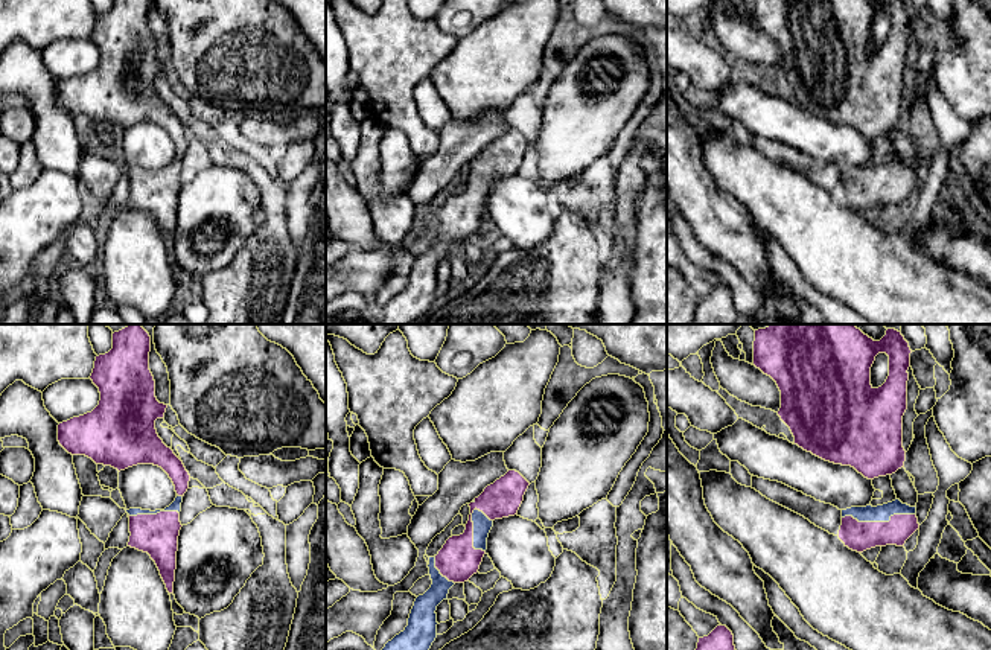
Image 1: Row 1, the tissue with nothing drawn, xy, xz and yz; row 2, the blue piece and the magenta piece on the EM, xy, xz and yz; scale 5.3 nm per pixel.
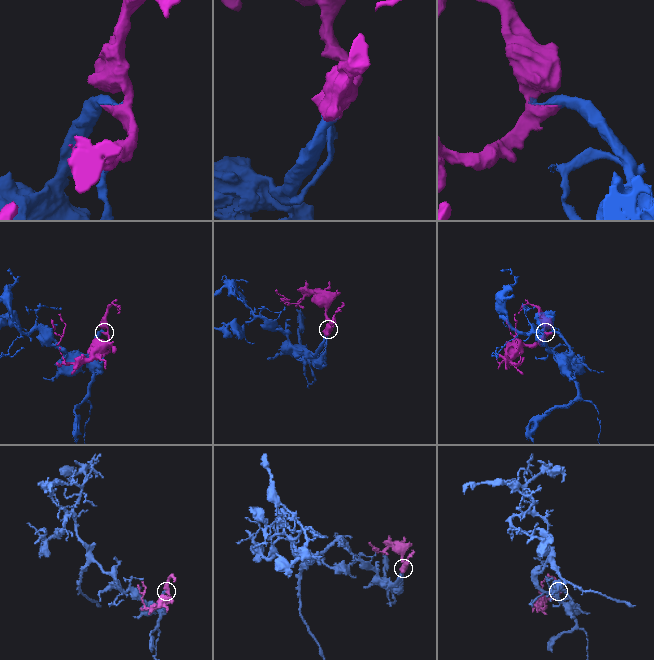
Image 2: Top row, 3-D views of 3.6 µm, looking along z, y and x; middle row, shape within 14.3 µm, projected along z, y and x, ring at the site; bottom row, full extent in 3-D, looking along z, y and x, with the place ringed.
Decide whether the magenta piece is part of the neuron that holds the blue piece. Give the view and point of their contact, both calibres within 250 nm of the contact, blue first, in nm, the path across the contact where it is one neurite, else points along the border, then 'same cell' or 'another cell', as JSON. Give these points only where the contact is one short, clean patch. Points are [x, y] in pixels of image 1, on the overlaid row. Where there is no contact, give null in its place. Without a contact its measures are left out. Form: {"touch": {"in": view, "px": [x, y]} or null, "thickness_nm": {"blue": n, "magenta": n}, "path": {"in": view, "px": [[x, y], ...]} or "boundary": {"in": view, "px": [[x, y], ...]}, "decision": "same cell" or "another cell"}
{"touch": {"in": "yz", "px": [879, 521]}, "thickness_nm": {"blue": 100, "magenta": 160}, "decision": "same cell"}

